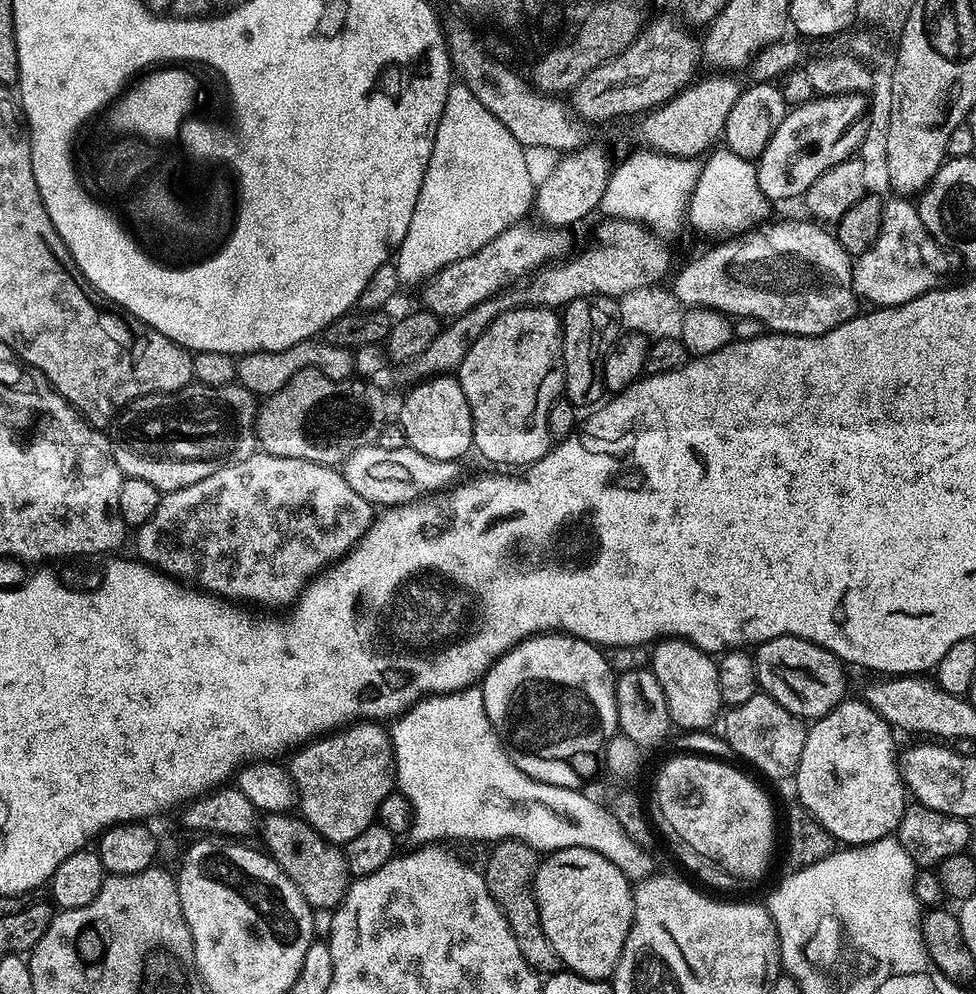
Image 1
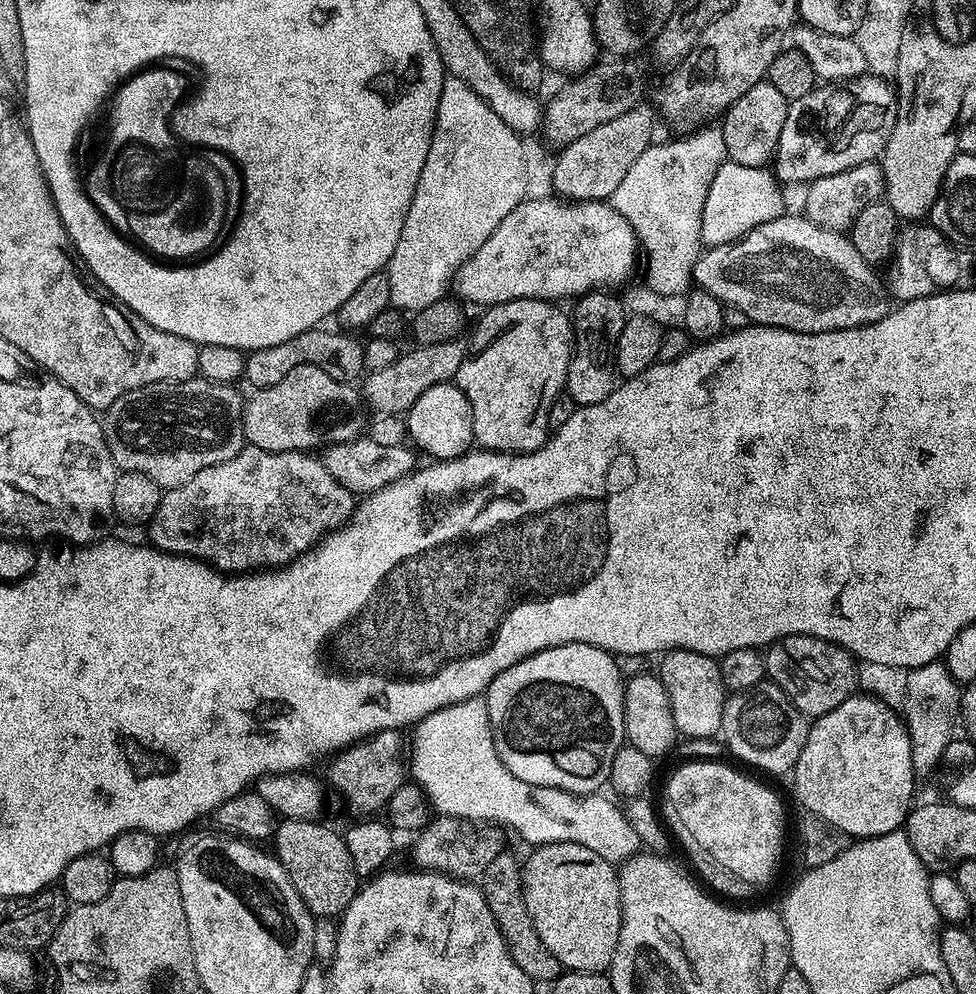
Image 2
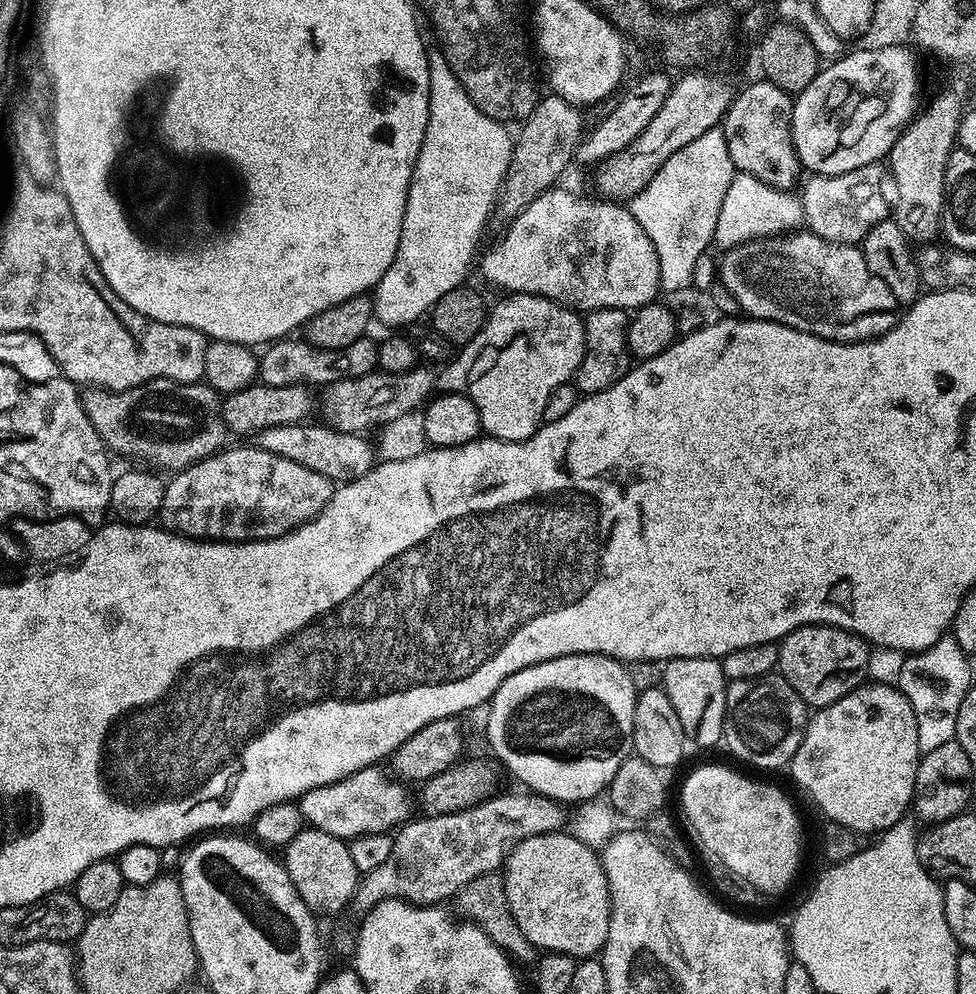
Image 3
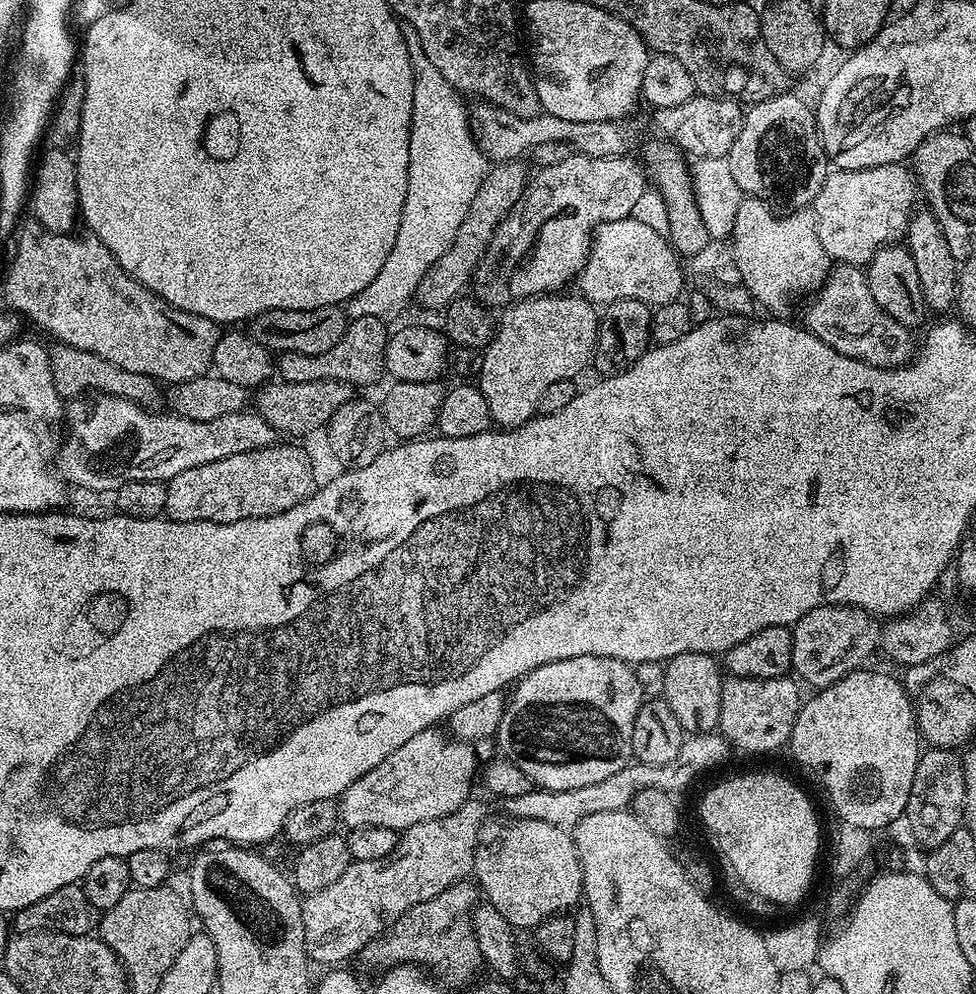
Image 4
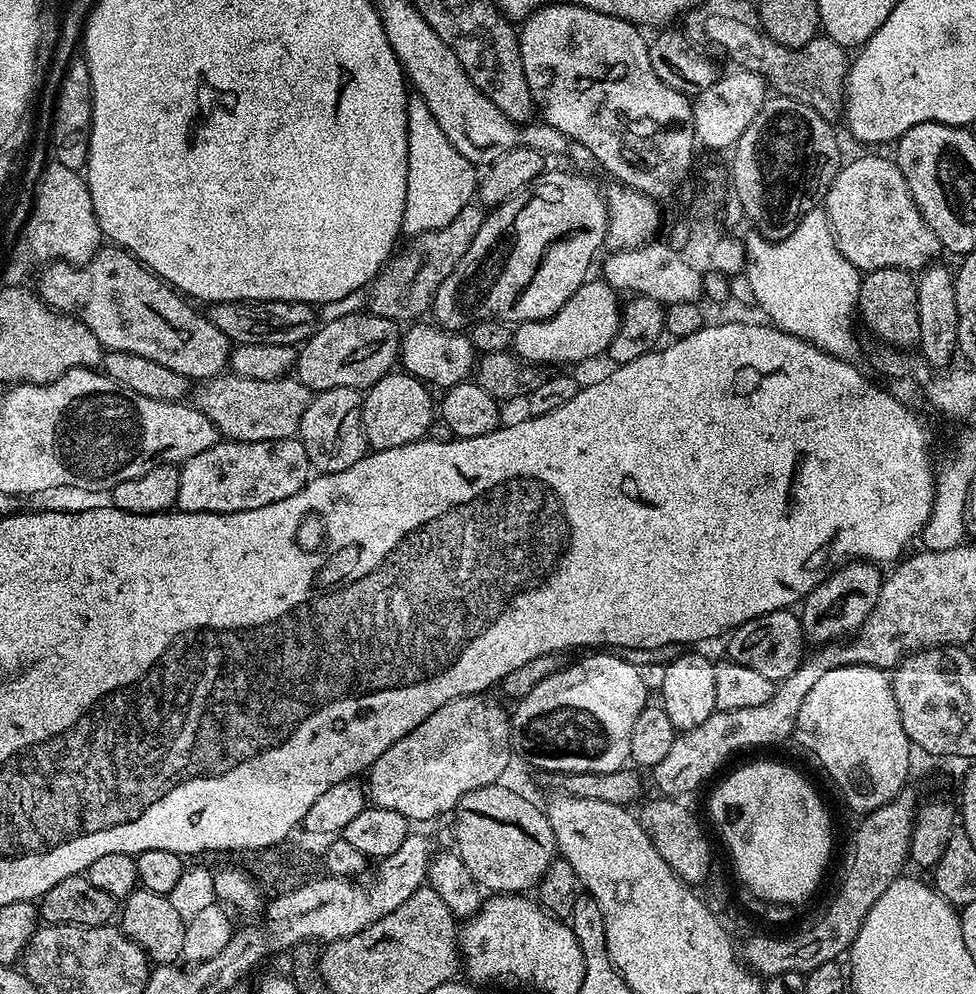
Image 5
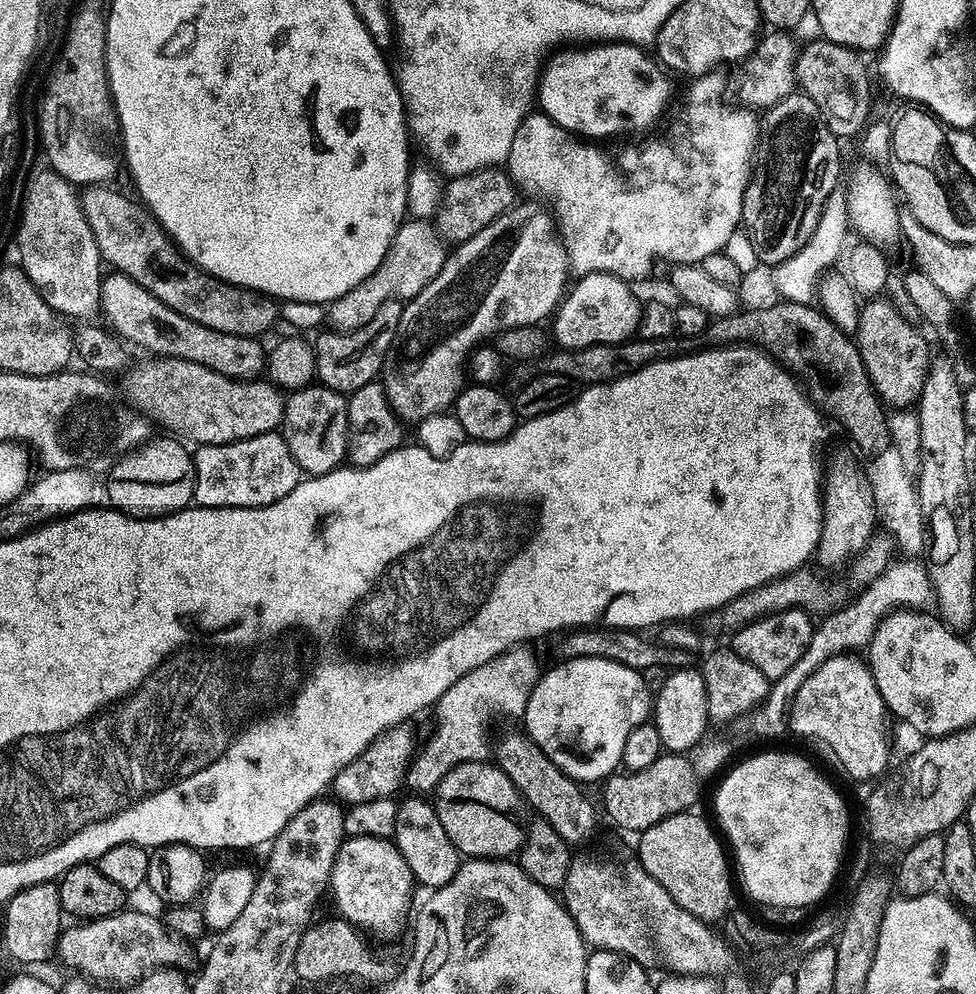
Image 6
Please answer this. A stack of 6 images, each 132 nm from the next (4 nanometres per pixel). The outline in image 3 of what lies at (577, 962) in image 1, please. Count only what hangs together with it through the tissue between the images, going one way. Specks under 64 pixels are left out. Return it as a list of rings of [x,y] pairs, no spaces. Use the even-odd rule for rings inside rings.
[[[564,830],[538,834],[512,845],[502,865],[502,875],[510,914],[514,914],[518,930],[526,934],[533,948],[577,958],[595,957],[603,949],[610,924],[612,897],[597,849],[578,842],[578,838]]]

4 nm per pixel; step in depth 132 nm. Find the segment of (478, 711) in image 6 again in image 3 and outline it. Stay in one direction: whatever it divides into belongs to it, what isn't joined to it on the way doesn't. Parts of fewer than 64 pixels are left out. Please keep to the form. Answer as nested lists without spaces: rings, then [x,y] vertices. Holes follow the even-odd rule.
[[[376,766],[363,768],[338,782],[318,786],[300,797],[298,803],[300,813],[304,815],[305,825],[322,830],[326,834],[334,834],[339,840],[345,842],[353,840],[355,836],[361,836],[362,834],[391,833],[393,830],[399,829],[400,825],[413,815],[412,800],[408,797],[408,792],[402,785],[388,780],[387,774],[379,772],[380,770]]]

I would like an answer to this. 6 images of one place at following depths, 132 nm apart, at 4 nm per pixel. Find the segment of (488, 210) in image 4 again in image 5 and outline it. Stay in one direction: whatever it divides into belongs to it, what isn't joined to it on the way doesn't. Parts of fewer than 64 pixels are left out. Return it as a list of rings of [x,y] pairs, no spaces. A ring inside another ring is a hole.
[[[470,202],[460,211],[458,218],[454,218],[454,222],[450,222],[444,228],[439,228],[437,232],[423,232],[415,237],[411,241],[412,245],[400,257],[397,255],[377,275],[376,279],[371,281],[372,293],[367,293],[366,296],[367,311],[371,315],[397,322],[419,321],[423,317],[420,315],[431,309],[432,299],[436,296],[438,286],[442,286],[442,282],[450,278],[450,270],[454,270],[462,254],[470,250],[470,242],[474,242],[474,234],[478,234],[485,215],[483,207]]]

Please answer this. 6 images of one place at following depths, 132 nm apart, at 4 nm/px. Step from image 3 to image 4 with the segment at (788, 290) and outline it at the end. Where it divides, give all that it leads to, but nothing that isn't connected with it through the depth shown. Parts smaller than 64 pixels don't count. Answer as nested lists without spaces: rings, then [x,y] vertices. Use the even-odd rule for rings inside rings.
[[[853,264],[833,267],[811,300],[806,310],[805,327],[842,355],[879,368],[897,368],[911,359],[914,352],[911,331],[877,306],[861,267]]]

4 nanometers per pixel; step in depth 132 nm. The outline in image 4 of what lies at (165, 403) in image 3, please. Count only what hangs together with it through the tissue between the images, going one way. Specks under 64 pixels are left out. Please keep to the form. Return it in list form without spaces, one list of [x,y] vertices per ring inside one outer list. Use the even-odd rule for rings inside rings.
[[[57,343],[51,349],[52,373],[54,386],[62,398],[80,398],[85,394],[103,394],[106,396],[121,396],[124,400],[133,400],[141,409],[148,410],[156,403],[161,403],[162,388],[153,378],[146,374],[134,374],[130,370],[122,370],[114,366],[114,362],[106,362],[98,354],[90,354],[86,350],[78,350],[69,344]]]

